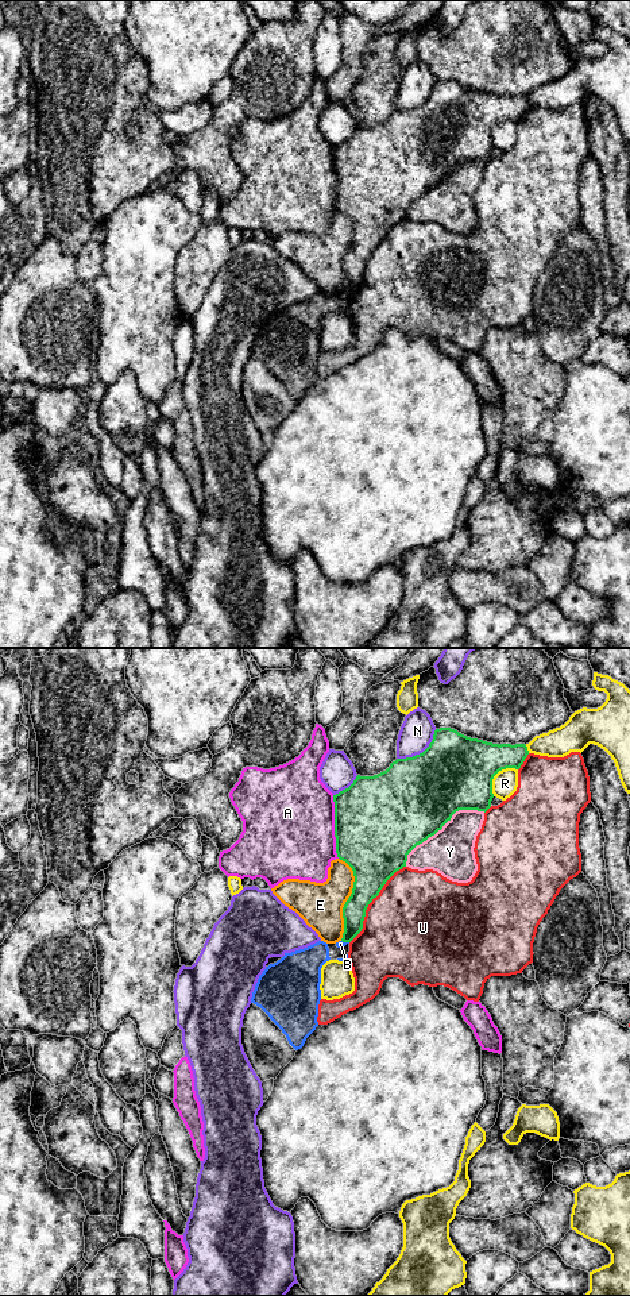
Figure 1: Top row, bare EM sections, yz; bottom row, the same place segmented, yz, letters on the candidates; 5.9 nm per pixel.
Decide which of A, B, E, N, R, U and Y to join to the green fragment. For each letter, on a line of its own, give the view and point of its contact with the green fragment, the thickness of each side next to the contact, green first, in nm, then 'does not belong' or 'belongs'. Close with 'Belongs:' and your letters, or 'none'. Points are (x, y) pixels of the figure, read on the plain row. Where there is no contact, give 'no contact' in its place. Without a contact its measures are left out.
A: contact yz (335, 178); calibres 500 and 500 nm; does not belong
B: contact yz (346, 293); calibres 140 and 50 nm; does not belong
E: contact yz (348, 250); calibres 260 and 280 nm; does not belong
N: contact yz (420, 105); calibres 460 and 200 nm; does not belong
R: contact yz (495, 126); calibres 460 and 150 nm; does not belong
U: contact yz (370, 254); calibres 280 and 480 nm; does not belong
Y: contact yz (441, 180); calibres 480 and 280 nm; does not belong
Belongs: none

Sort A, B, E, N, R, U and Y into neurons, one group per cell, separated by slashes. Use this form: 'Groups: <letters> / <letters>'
Groups: A / B / E / N / R / U / Y

